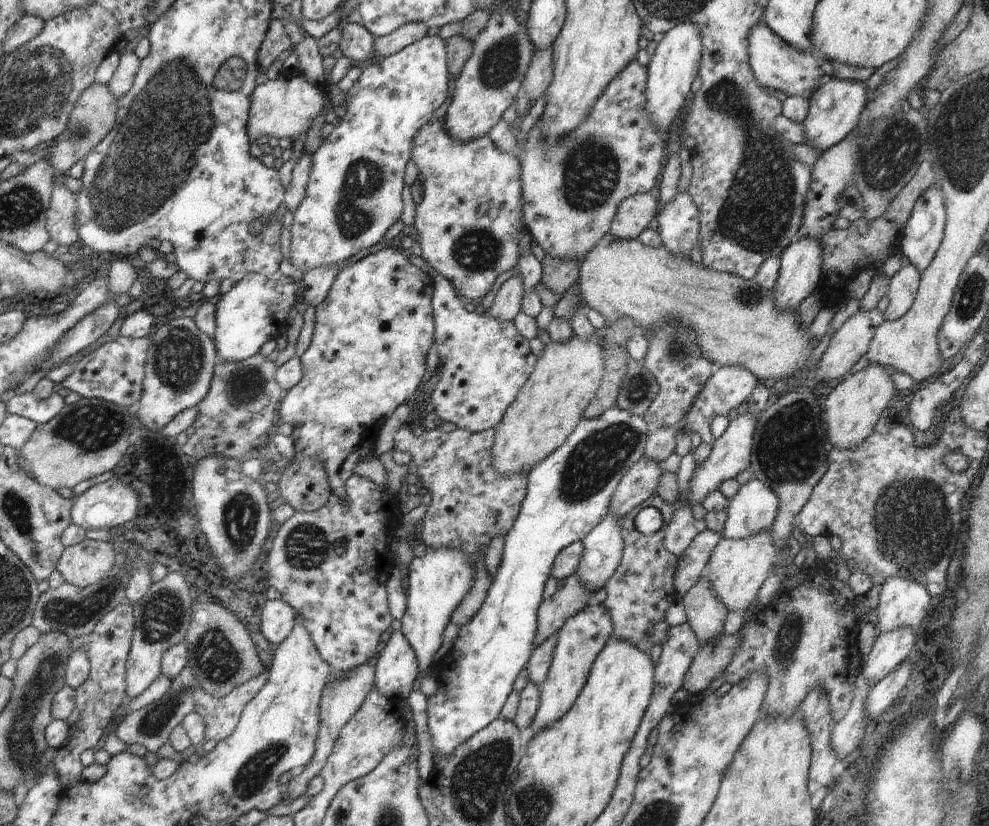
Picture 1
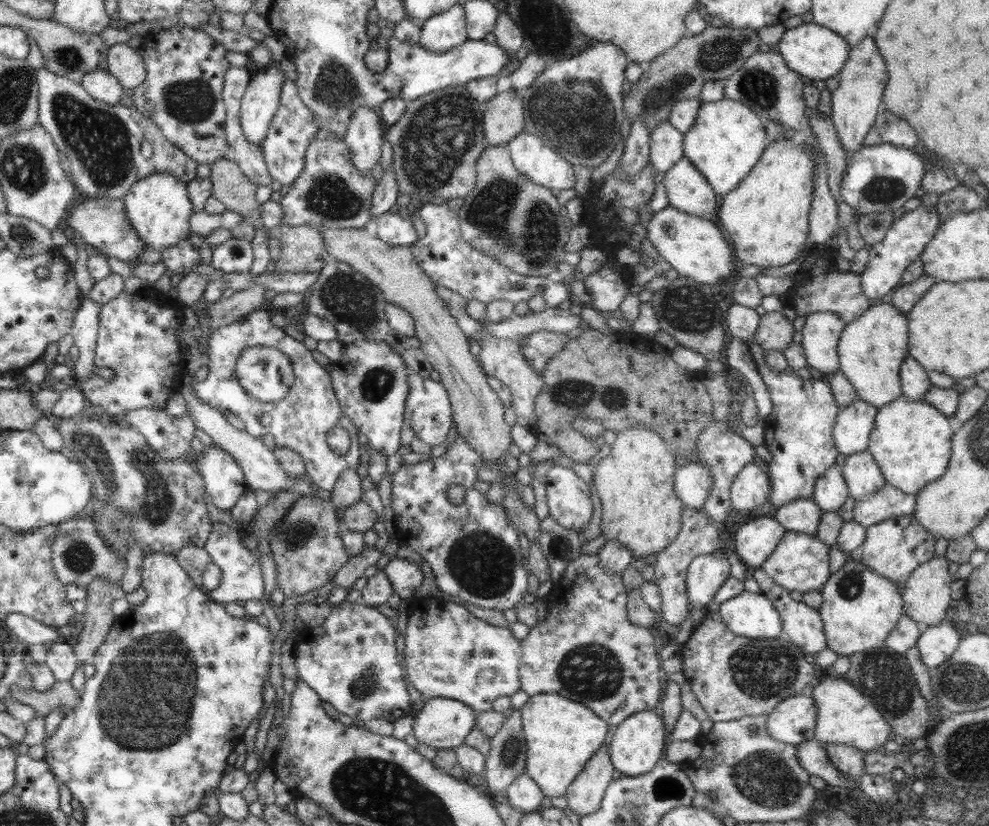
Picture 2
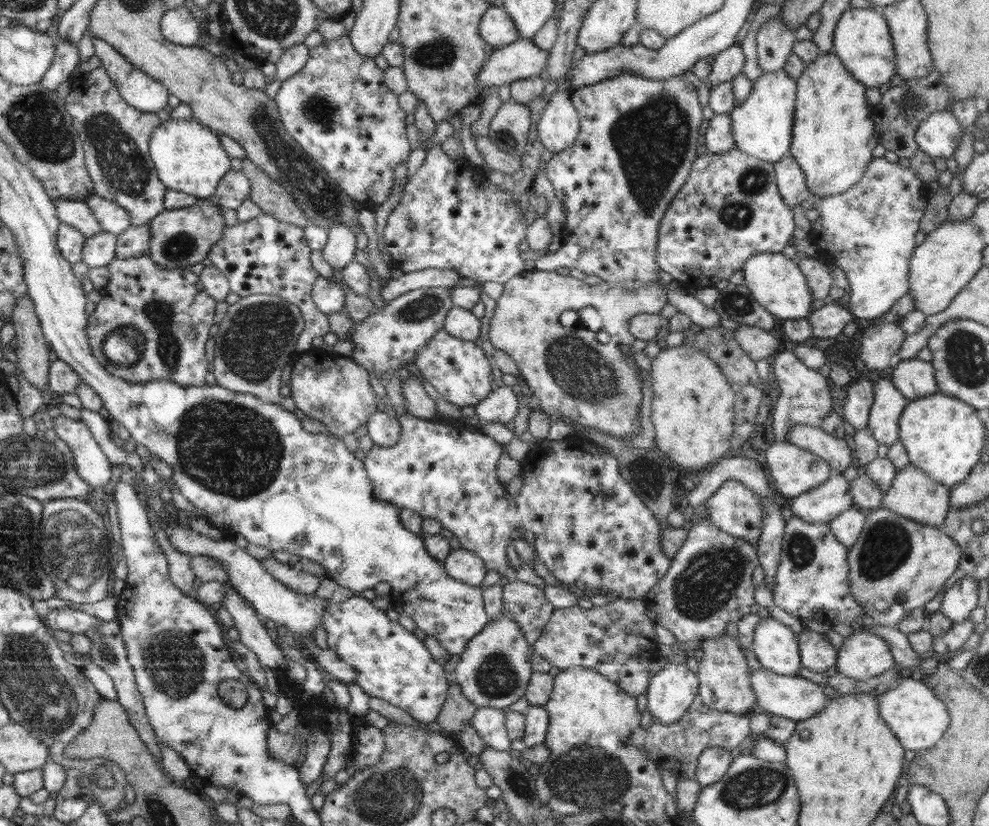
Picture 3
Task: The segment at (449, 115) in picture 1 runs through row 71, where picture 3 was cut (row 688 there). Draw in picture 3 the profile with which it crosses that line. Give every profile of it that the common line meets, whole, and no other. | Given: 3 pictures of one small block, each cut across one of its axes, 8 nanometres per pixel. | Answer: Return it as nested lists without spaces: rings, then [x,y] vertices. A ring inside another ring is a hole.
[[[500,614],[468,642],[451,679],[477,707],[507,709],[520,700],[528,688],[533,674],[532,650],[533,646],[526,641],[520,626],[510,616]]]

